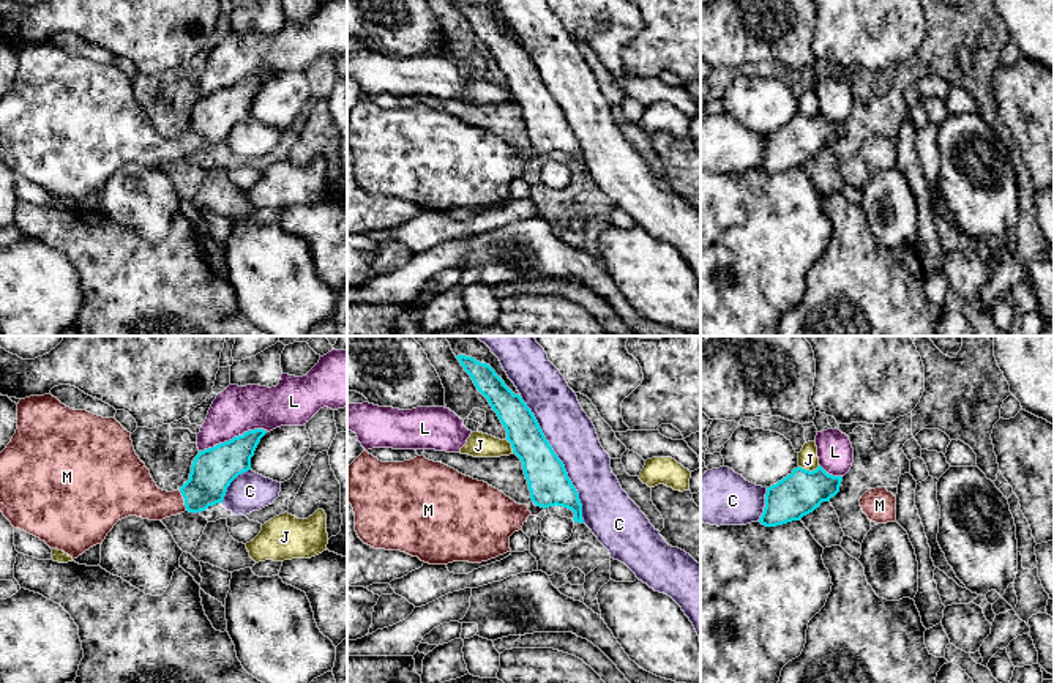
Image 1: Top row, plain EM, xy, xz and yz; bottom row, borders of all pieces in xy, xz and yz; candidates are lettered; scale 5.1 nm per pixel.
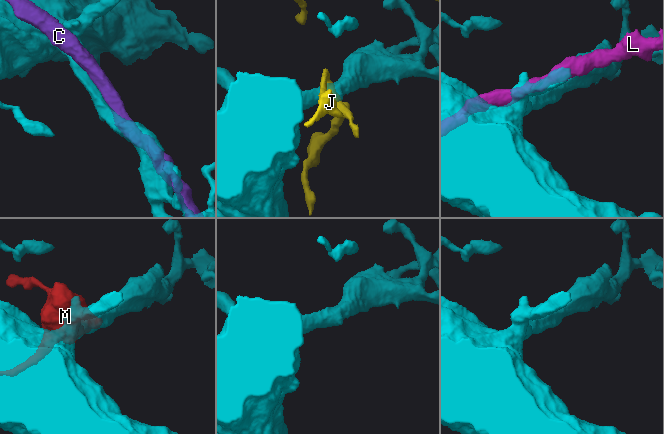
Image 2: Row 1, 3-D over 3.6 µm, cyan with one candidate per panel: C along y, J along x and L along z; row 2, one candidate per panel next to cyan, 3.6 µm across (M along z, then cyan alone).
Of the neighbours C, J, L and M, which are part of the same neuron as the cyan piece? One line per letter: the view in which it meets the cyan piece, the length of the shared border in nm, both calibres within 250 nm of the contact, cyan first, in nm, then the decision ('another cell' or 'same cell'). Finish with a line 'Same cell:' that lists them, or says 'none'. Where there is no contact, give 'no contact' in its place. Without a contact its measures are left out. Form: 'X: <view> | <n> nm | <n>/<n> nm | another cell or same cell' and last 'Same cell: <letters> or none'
C: xz | 750 nm | 220/240 nm | another cell
J: yz | 110 nm | 220/100 nm | another cell
L: xy | 360 nm | 220/240 nm | another cell
M: xy | 110 nm | 220/220 nm | same cell
Same cell: M

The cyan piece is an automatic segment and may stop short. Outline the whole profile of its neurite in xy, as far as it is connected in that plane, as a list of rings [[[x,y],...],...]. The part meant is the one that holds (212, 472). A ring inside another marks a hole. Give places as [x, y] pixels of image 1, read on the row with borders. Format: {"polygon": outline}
{"polygon": [[[52,394],[30,396],[19,401],[16,434],[0,453],[0,511],[14,528],[74,560],[103,544],[114,525],[128,516],[163,521],[222,503],[230,483],[251,470],[251,457],[265,434],[264,429],[248,431],[199,451],[189,480],[178,491],[167,492],[156,486],[134,451],[131,432],[115,418],[69,409]]]}

